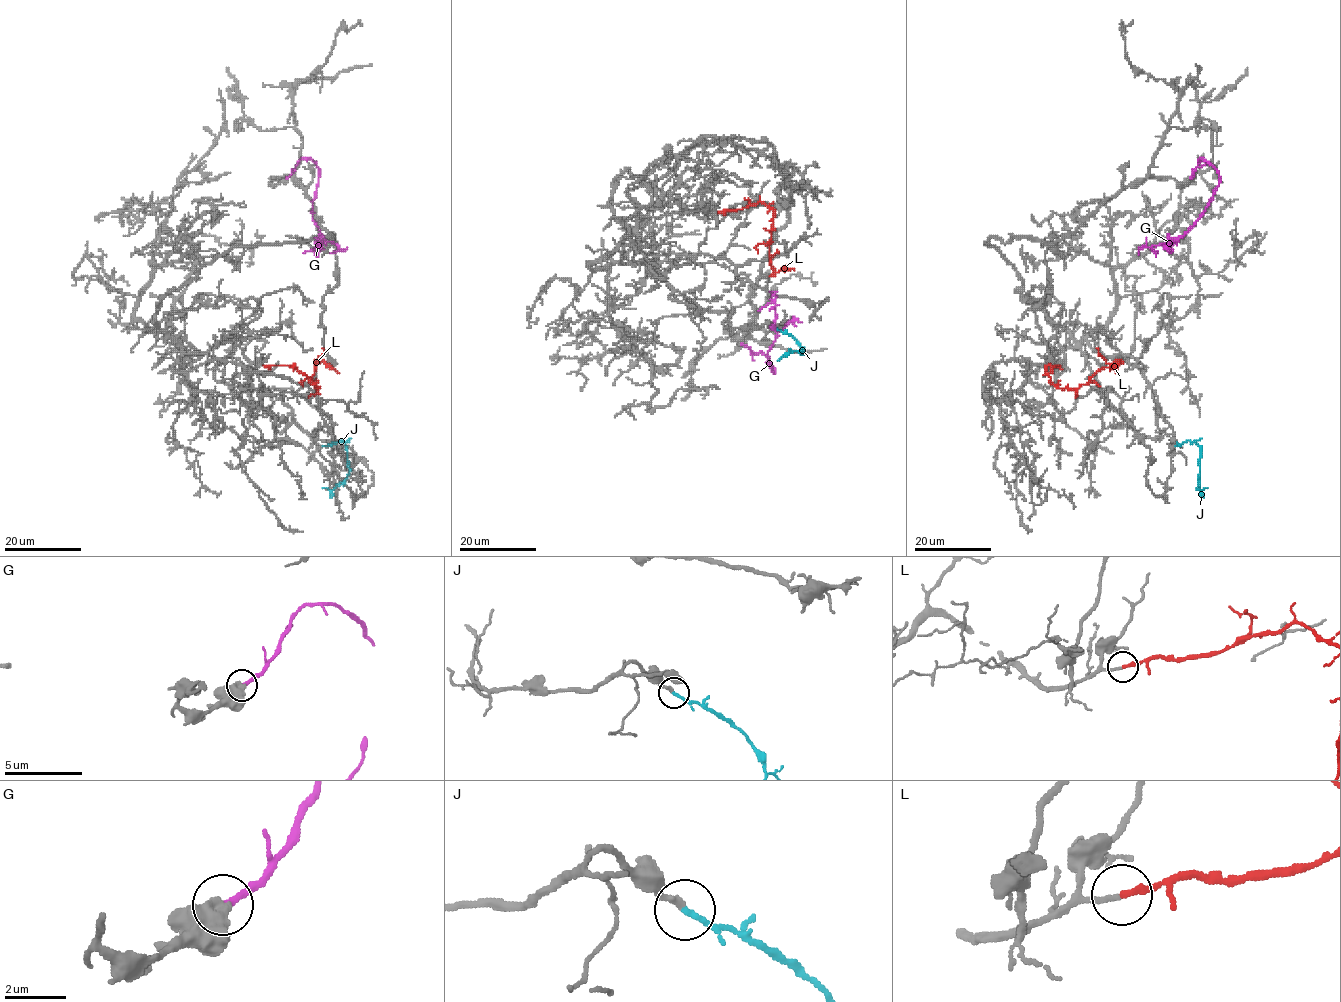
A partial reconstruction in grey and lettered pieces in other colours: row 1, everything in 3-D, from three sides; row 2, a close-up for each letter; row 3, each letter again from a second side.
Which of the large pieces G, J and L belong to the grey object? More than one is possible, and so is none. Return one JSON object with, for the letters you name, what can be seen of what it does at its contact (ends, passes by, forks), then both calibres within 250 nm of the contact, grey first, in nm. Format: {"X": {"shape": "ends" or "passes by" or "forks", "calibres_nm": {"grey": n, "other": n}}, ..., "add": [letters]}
{"J": {"shape": "ends", "calibres_nm": {"grey": 200, "other": 180}}, "L": {"shape": "ends", "calibres_nm": {"grey": 180, "other": 200}}, "add": ["J", "L"]}

